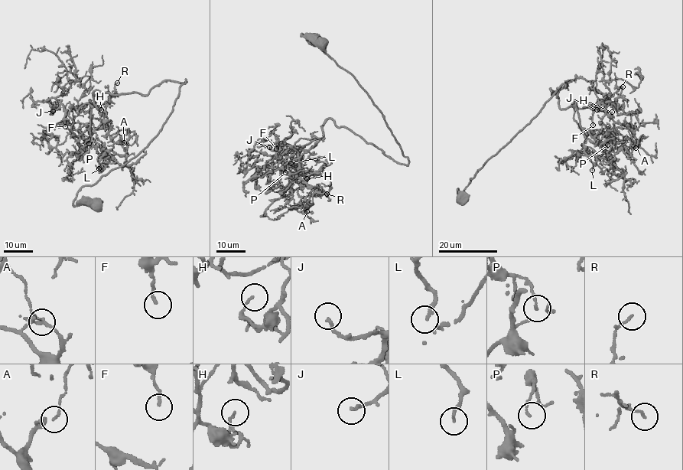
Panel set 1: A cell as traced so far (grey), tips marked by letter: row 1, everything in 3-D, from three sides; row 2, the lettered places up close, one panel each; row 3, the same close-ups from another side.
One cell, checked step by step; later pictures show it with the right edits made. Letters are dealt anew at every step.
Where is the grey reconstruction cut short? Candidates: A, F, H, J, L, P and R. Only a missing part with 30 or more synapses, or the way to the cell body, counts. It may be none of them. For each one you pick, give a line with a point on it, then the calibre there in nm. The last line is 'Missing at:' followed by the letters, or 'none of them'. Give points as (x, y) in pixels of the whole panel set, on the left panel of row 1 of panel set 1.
J: at (53, 111); 140 nm thick
L: at (99, 168); 200 nm thick
Missing at: J, L

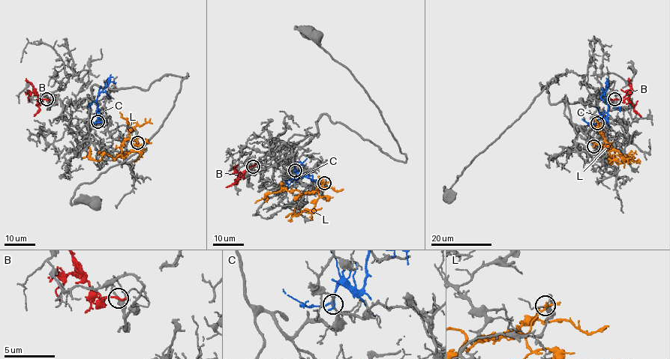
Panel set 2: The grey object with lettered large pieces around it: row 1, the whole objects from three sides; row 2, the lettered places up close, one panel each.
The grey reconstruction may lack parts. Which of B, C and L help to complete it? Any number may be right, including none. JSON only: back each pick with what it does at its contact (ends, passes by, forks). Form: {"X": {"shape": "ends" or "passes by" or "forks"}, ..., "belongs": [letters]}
{"belongs": []}

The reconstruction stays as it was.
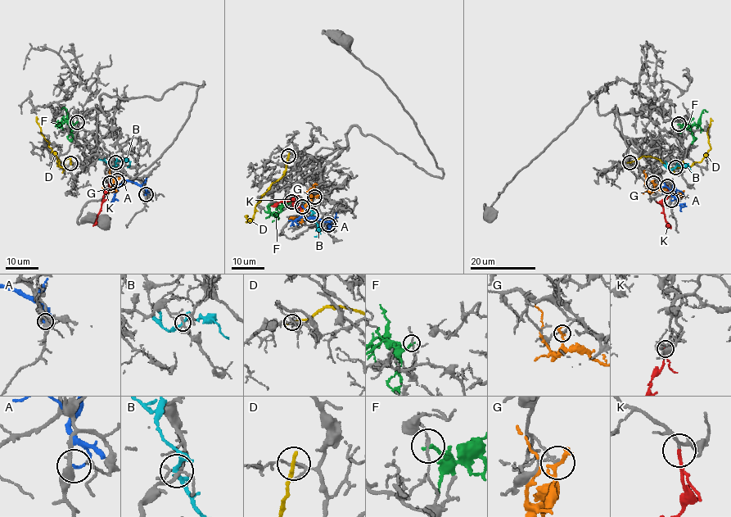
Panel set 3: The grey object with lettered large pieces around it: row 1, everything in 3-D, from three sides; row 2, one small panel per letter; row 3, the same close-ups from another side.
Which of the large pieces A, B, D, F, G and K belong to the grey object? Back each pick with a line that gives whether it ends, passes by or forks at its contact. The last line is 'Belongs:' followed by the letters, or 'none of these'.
K: it passes by
Belongs: K

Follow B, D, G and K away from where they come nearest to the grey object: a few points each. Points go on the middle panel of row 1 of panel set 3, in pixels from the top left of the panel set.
B: (312, 215), (318, 230), (318, 234), (314, 236)
D: (289, 156), (285, 174), (265, 192), (255, 206), (254, 216), (246, 222), (245, 215), (246, 219)
G: (314, 197), (303, 210), (300, 218), (288, 219)
K: (303, 206), (294, 206), (293, 200), (271, 206)

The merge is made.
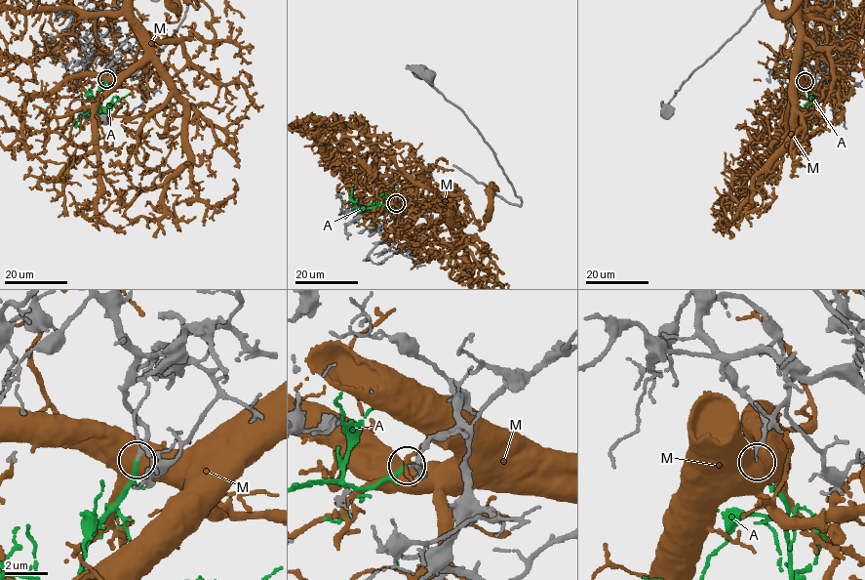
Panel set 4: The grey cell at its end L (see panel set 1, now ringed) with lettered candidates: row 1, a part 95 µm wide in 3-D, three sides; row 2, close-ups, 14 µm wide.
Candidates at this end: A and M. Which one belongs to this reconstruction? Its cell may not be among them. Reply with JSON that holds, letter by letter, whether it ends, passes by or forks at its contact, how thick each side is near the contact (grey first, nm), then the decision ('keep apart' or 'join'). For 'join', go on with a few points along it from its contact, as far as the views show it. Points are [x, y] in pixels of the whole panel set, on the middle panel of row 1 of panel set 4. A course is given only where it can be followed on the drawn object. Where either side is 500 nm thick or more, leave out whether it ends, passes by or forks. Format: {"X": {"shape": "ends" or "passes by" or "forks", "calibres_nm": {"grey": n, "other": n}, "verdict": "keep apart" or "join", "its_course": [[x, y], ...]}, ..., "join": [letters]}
{"A": {"shape": "ends", "calibres_nm": {"grey": 200, "other": 160}, "verdict": "join", "its_course": [[396, 203], [390, 207], [358, 208], [352, 200], [351, 188]]}, "M": {"calibres_nm": {"grey": 240, "other": 800}, "verdict": "keep apart"}, "join": ["A"]}

